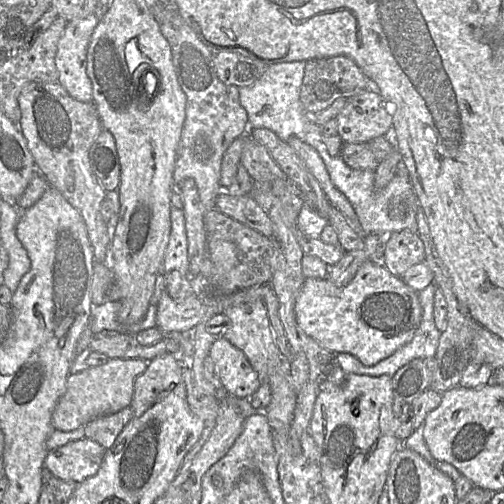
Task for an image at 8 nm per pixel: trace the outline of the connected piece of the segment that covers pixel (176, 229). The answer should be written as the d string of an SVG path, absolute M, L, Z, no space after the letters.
M171 207L171 232L166 249L161 277L173 270L190 276L190 258L185 228L185 216L182 209Z

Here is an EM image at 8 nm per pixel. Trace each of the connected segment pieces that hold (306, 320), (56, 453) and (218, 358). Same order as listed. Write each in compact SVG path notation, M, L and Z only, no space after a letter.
M367 261L344 287L335 286L326 277L306 278L296 299L295 315L303 331L323 348L334 354L351 354L363 365L373 366L411 341L420 324L422 309L417 292L406 285L400 277L391 274L381 261Z
M84 437L49 450L44 468L61 480L78 484L98 472L105 452L98 442Z
M225 336L213 342L210 352L222 388L229 396L249 399L261 386L262 379L245 354Z

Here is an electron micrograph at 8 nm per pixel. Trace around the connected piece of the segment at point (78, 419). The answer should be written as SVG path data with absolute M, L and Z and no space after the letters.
M111 358L106 363L70 373L66 391L58 400L52 413L54 430L72 431L84 427L91 420L114 414L129 407L134 393L135 379L147 368L148 361L141 358Z

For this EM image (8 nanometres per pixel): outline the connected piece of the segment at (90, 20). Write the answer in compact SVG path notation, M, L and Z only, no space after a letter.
M95 13L69 21L55 56L58 83L72 98L85 103L93 102L92 82L87 74L87 53L98 22Z

